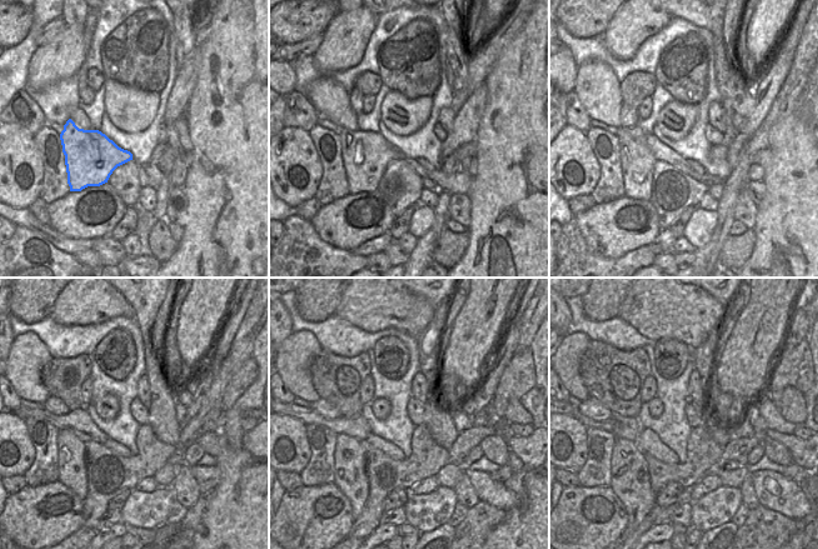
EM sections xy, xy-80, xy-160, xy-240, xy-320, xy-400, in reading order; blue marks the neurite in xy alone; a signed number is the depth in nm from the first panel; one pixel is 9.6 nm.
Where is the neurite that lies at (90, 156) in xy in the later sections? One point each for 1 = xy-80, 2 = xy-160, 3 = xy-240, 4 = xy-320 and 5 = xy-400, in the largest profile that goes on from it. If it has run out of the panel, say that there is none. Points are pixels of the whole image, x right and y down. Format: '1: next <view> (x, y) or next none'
1: next xy-80 (365, 154)
2: next xy-160 (638, 161)
3: next xy-240 (71, 472)
4: next xy-320 (350, 473)
5: next xy-400 (631, 482)

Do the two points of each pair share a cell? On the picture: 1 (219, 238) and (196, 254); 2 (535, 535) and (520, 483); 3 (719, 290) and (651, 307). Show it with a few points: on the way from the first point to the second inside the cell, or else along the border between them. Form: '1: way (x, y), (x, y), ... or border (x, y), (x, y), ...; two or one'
1: way (214, 240), (201, 253); one
2: way (535, 523), (535, 499), (532, 495); one
3: border (704, 290), (726, 304); two

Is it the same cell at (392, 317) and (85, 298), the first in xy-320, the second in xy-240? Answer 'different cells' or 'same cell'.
same cell

